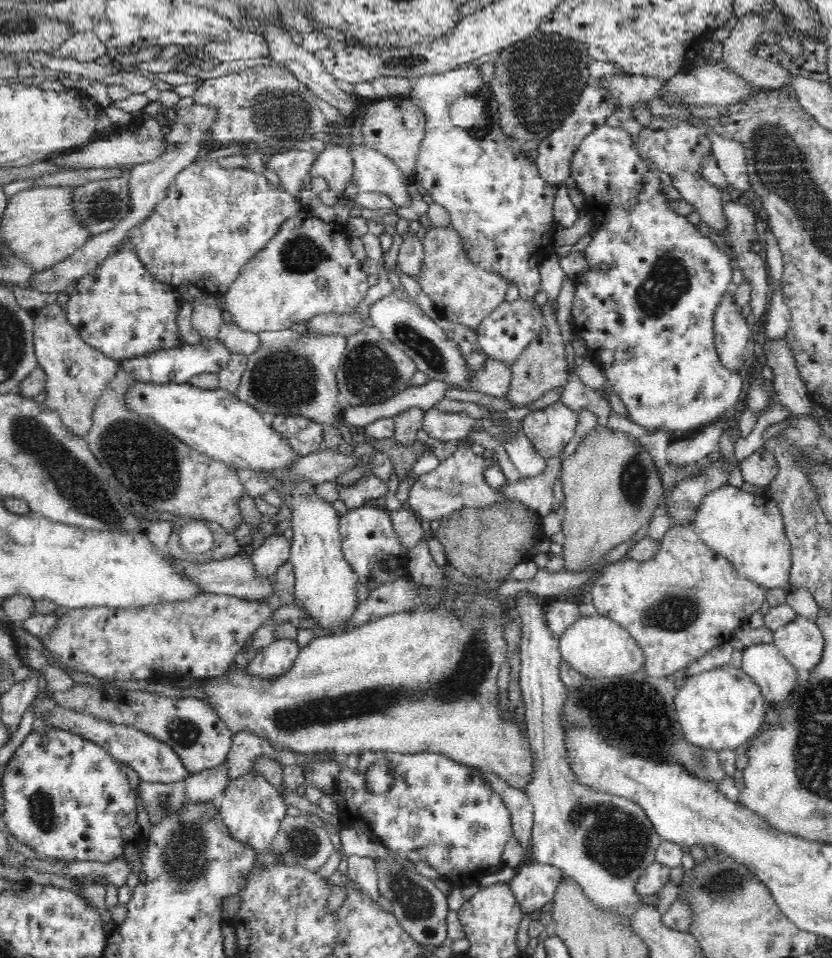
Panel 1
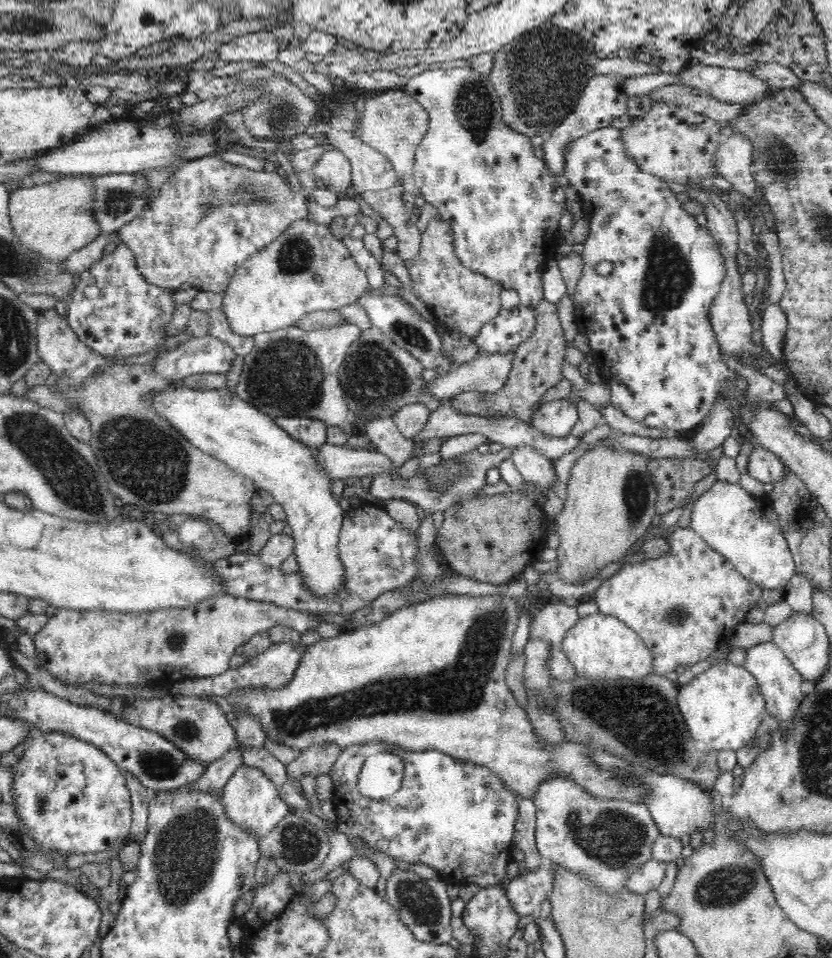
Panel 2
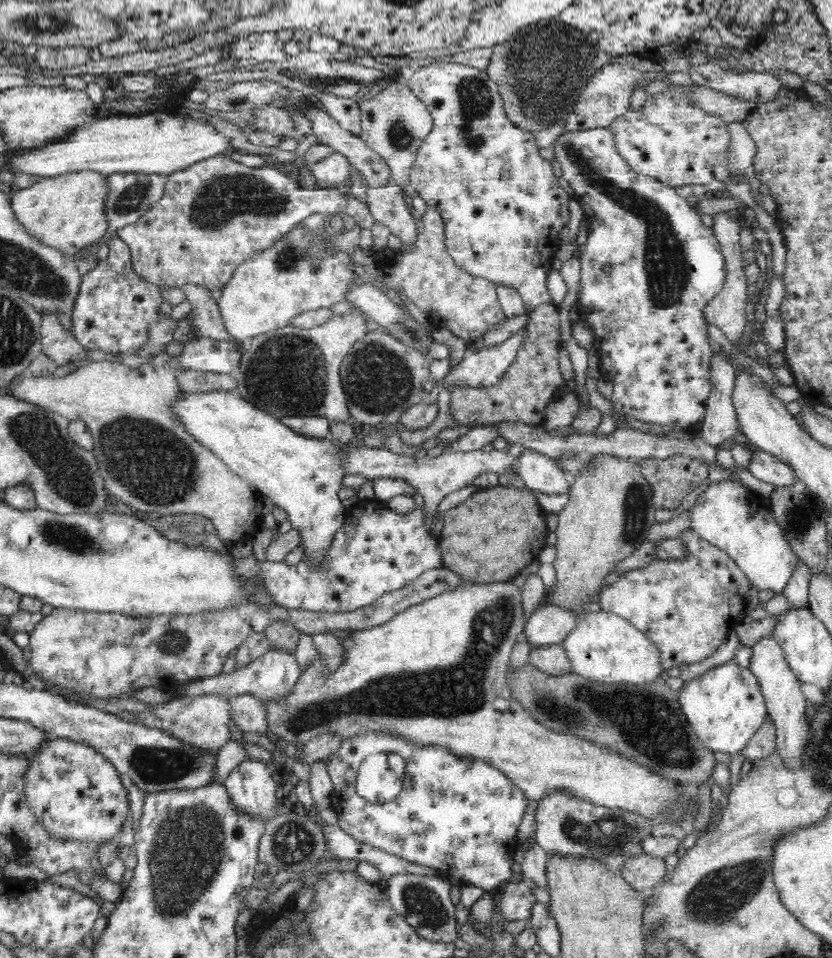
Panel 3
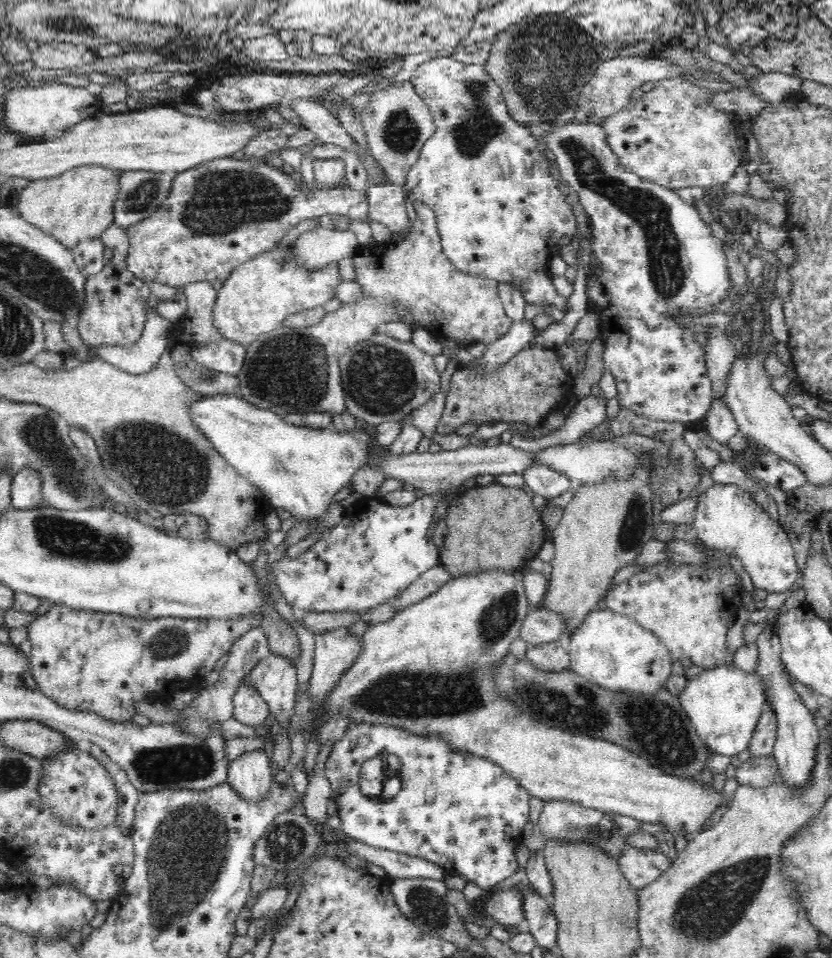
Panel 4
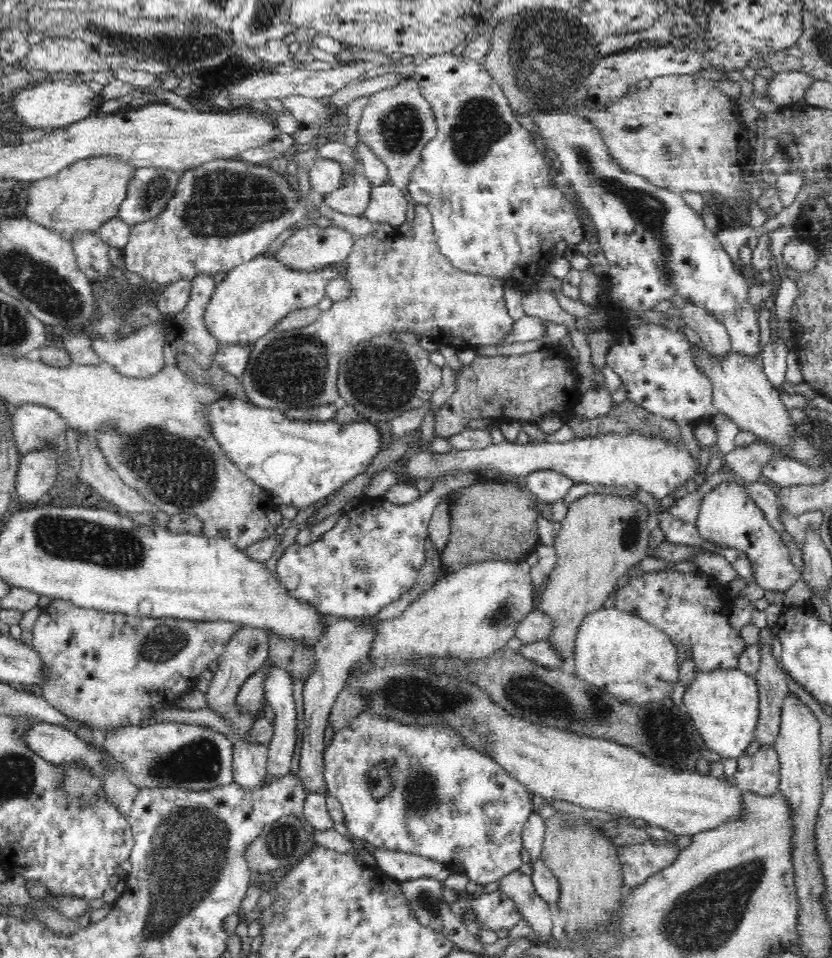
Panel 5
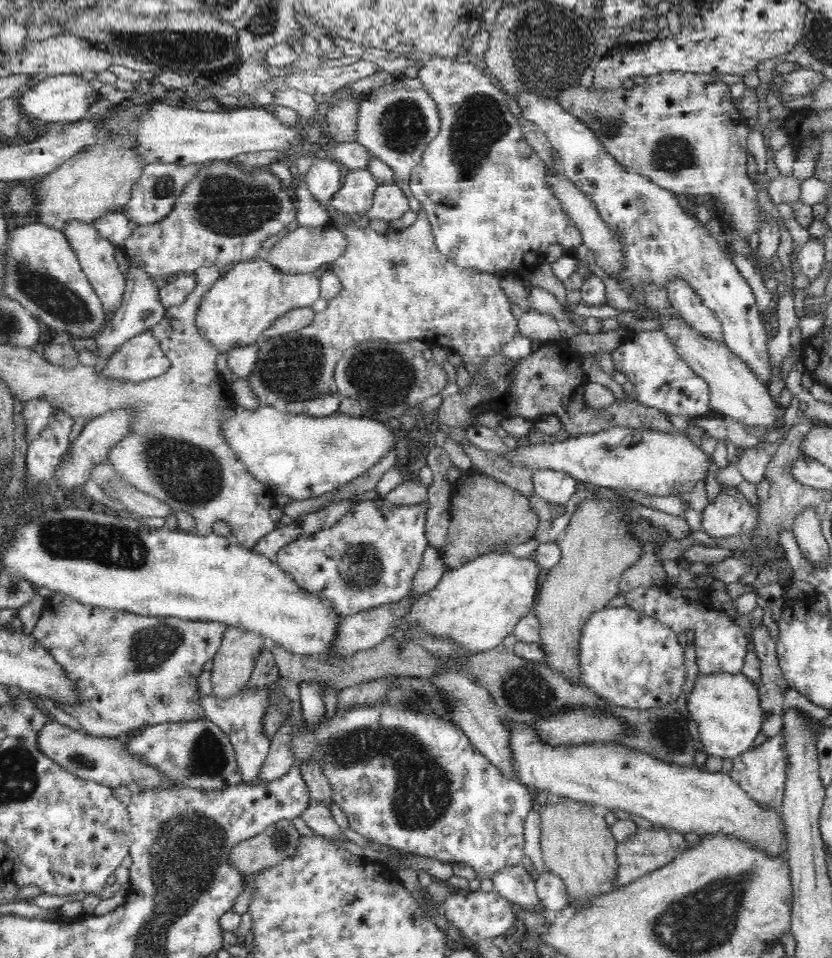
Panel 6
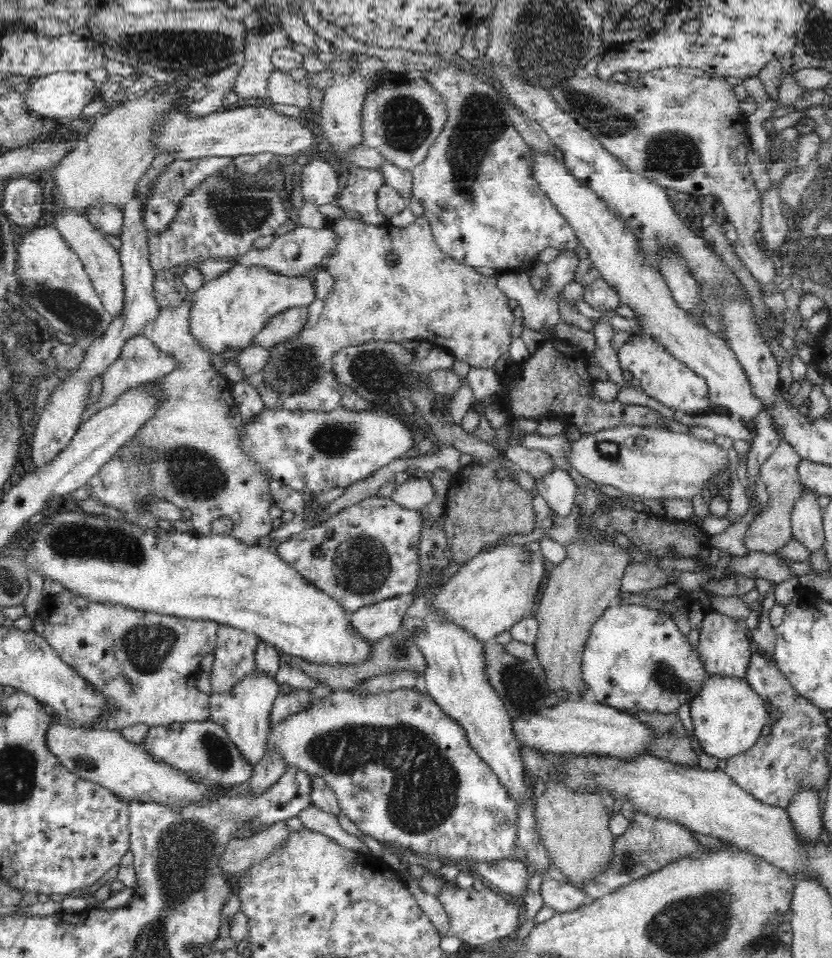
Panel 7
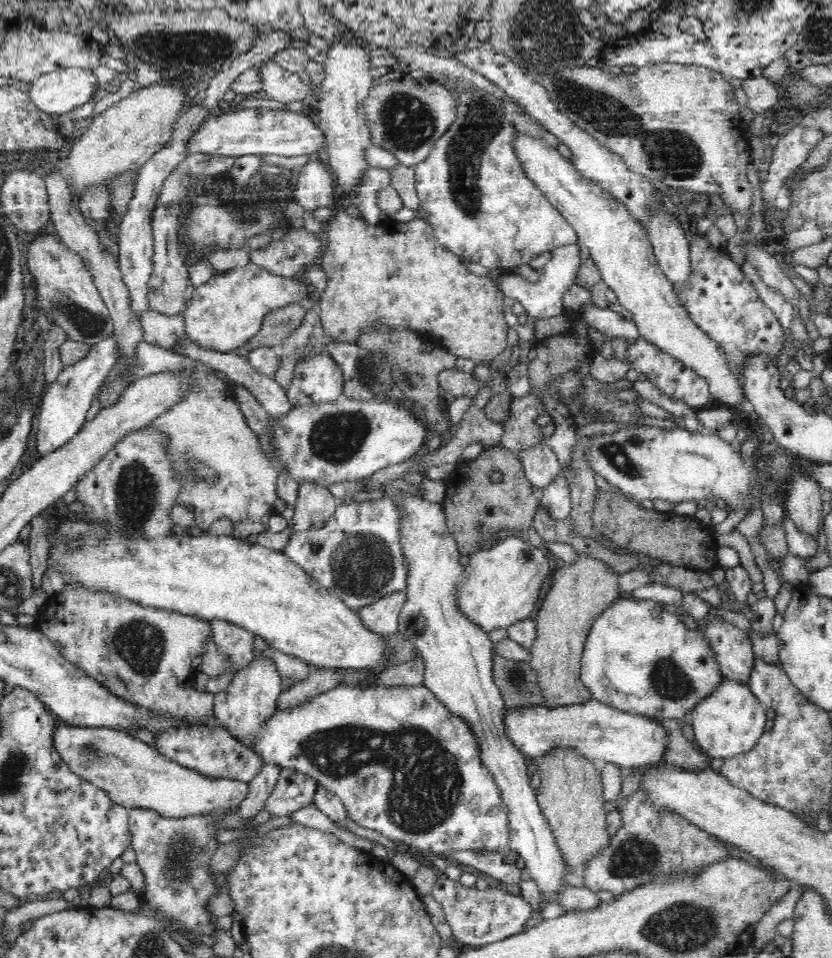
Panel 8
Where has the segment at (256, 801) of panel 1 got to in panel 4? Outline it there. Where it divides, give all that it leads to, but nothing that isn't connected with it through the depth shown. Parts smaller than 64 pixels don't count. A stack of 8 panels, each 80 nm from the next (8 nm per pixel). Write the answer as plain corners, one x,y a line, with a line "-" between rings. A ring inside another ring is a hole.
268,747
240,753
229,766
227,782
248,801
262,800
272,784

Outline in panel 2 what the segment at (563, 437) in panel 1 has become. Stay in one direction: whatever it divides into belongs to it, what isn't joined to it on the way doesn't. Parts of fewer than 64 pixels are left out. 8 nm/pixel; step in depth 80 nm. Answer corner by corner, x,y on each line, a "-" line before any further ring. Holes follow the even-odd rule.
567,397
543,404
539,415
532,418
530,425
540,427
545,435
563,437
571,433
578,419
577,402
572,397

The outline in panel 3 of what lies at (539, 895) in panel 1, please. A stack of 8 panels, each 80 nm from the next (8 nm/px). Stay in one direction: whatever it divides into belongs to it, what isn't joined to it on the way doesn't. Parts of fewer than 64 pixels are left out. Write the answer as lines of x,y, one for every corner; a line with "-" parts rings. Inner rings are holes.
525,877
506,884
504,892
498,893
497,912
507,922
526,920
530,916
531,906
536,897
533,882

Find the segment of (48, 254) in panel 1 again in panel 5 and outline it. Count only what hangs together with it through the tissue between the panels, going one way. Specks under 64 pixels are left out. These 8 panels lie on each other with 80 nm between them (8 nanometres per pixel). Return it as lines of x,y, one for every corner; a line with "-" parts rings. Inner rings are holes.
90,156
84,160
75,161
68,168
54,176
38,179
31,183
28,188
26,206
23,213
35,223
58,232
71,240
72,233
78,229
90,229
96,231
97,228
105,223
109,218
116,217
120,210
120,204
126,200
130,180
134,178
137,167
130,161
123,160
120,156

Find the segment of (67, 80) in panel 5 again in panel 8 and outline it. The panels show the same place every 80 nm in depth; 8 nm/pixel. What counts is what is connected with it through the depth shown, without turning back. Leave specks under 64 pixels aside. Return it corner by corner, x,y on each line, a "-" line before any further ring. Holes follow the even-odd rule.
60,68
38,76
26,89
38,108
64,114
92,100
100,86
90,68

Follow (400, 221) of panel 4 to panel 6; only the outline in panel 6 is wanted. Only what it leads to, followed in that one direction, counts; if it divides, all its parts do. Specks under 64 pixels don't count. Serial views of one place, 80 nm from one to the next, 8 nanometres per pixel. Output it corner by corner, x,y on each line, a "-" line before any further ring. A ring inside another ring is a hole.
380,184
374,194
373,208
364,217
391,222
399,219
409,210
408,199
395,184

